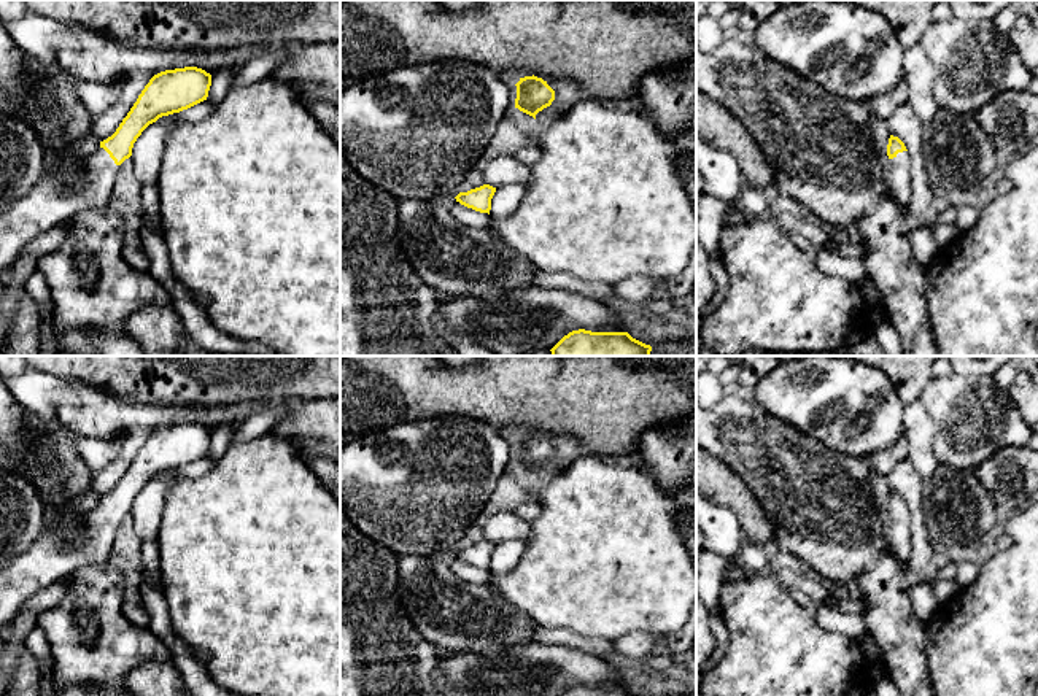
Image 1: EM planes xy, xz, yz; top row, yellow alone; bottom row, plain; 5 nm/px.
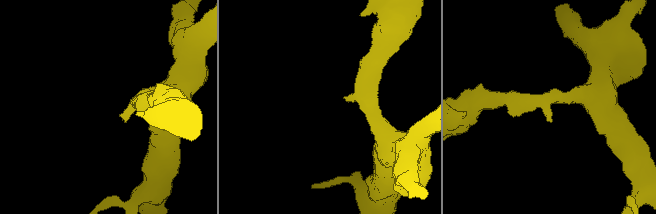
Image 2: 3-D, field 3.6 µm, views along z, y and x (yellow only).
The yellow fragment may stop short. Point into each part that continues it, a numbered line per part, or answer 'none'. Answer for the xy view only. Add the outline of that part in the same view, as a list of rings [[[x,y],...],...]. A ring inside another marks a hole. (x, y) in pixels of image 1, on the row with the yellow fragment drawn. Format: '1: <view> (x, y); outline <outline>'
1: xy (53, 201); outline [[[99,148],[73,181],[45,175],[22,199],[0,215],[0,278],[24,248],[78,211],[110,205],[119,165]]]

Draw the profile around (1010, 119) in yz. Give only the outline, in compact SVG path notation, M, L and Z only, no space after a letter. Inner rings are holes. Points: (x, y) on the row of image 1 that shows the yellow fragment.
M1028 91L1001 92L974 118L993 146L1006 157L1038 140L1038 95Z

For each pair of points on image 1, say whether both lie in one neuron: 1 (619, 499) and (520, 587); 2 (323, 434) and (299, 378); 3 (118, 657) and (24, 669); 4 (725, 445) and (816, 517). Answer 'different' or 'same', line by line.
1: same
2: different
3: different
4: same

